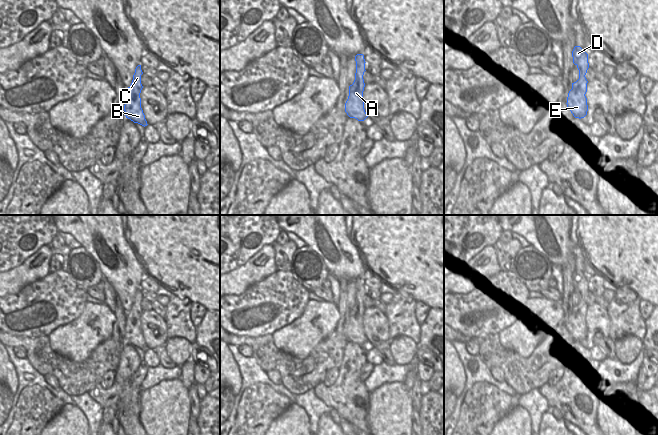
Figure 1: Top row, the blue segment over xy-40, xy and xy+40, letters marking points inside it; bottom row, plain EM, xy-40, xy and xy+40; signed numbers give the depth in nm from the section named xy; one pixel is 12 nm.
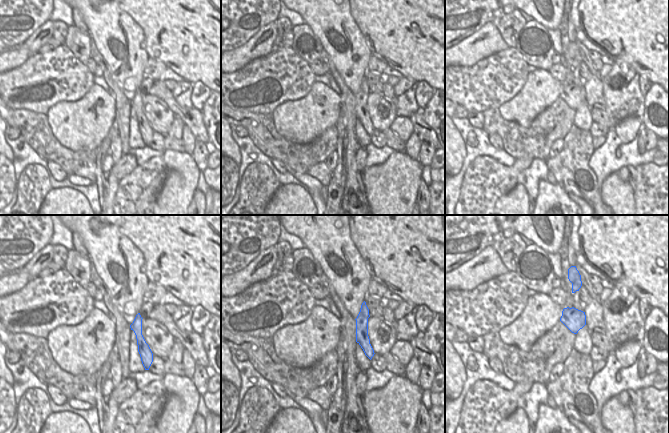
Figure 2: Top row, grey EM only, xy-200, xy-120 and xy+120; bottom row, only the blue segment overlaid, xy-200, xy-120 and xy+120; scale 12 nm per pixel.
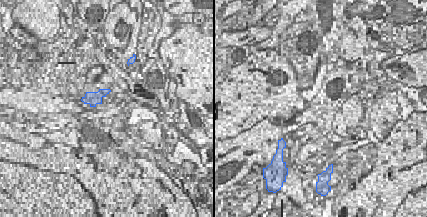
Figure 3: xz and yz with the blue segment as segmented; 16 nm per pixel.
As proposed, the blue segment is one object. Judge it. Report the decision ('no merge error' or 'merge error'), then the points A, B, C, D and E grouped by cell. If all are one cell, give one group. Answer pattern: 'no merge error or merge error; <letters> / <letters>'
no merge error; A B C D E

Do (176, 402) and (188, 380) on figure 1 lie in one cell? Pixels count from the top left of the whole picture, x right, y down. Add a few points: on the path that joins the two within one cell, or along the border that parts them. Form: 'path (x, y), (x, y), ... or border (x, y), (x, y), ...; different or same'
border (179, 378), (187, 389); different

